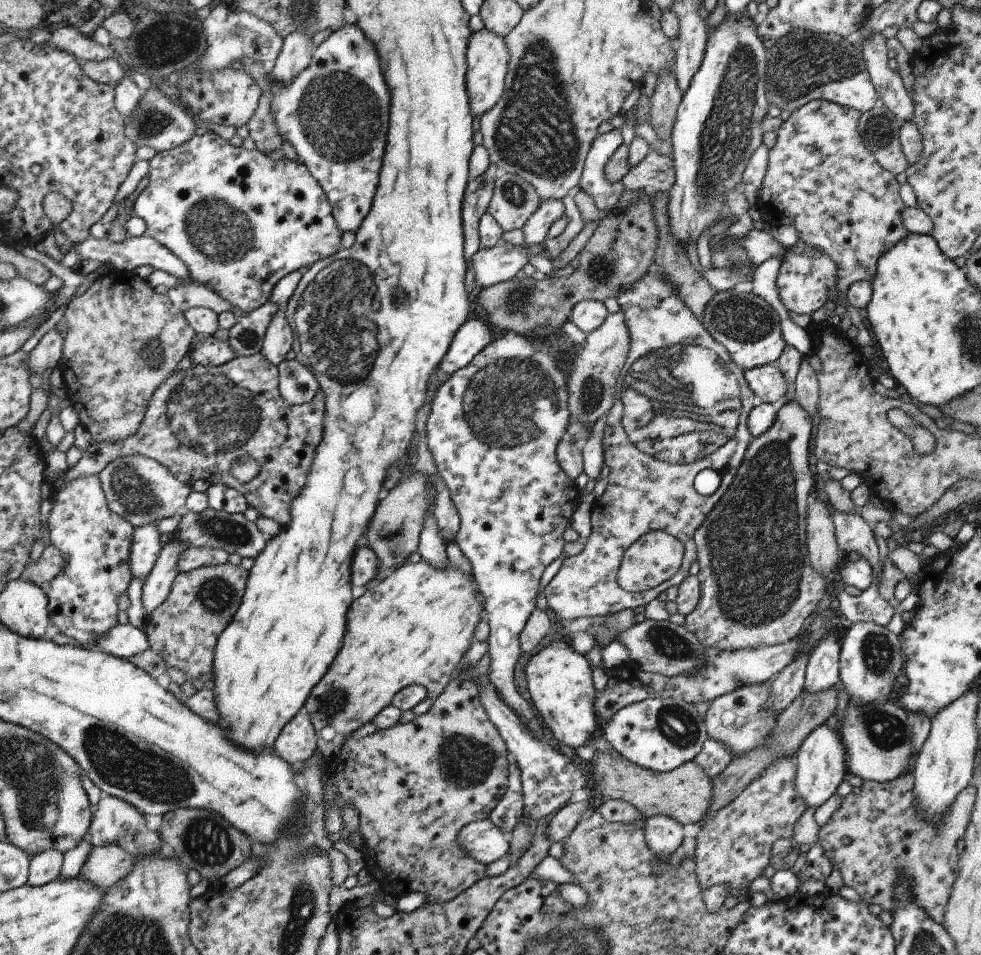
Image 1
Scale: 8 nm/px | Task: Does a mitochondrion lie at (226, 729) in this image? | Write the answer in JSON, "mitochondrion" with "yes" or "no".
{"mitochondrion":"no"}

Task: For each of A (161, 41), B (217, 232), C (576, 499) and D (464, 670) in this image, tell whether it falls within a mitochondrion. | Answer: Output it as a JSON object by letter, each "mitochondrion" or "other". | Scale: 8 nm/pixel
{"A":"mitochondrion","B":"mitochondrion","C":"other","D":"other"}

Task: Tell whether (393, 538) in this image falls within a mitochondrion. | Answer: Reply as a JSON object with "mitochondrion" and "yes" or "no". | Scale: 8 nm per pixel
{"mitochondrion":"yes"}

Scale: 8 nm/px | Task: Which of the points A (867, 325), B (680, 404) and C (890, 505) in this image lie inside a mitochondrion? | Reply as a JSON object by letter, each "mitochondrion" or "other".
{"A":"other","B":"mitochondrion","C":"other"}

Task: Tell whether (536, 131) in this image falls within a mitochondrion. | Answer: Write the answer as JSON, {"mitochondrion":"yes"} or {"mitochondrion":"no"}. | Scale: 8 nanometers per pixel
{"mitochondrion":"yes"}

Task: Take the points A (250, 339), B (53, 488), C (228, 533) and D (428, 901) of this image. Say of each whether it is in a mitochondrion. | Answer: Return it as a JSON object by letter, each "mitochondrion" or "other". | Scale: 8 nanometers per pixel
{"A":"other","B":"other","C":"mitochondrion","D":"other"}

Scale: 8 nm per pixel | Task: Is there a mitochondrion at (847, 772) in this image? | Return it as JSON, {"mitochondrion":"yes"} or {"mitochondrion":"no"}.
{"mitochondrion":"no"}

